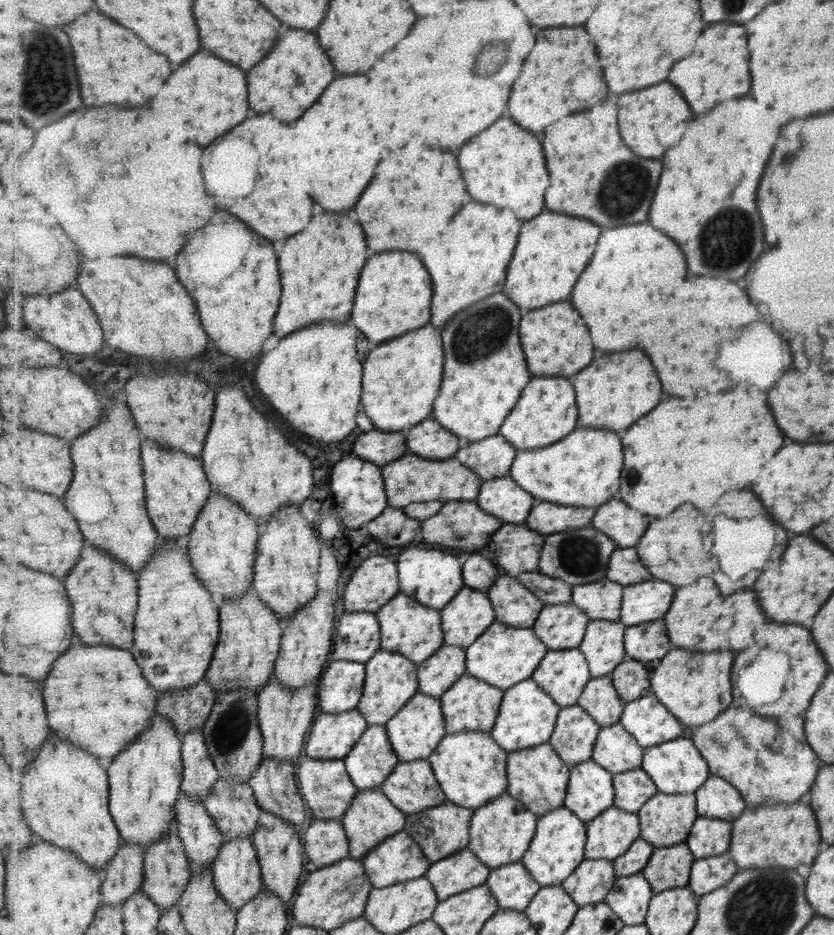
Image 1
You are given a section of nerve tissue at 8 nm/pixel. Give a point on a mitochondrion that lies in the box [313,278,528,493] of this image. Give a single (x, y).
(483, 332)

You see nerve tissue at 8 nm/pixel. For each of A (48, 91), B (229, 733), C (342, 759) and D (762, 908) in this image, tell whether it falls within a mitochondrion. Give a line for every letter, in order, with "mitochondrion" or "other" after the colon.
A: mitochondrion
B: mitochondrion
C: other
D: mitochondrion

